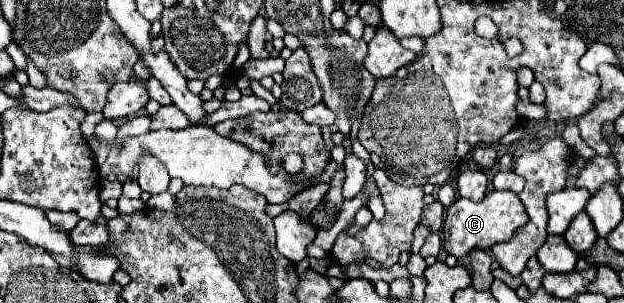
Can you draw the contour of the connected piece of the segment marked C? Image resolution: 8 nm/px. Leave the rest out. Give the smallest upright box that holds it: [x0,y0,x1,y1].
[444,190,528,258]

